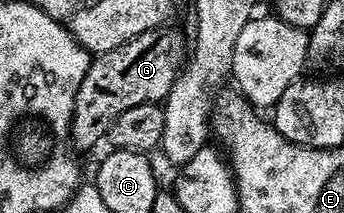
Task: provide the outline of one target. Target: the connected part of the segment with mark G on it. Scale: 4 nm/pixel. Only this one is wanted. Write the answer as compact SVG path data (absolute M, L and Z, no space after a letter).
M170 28L140 32L140 36L120 44L120 48L112 48L108 52L91 57L88 72L84 72L84 80L80 80L80 88L76 92L70 121L70 141L75 151L90 150L101 138L103 141L109 135L112 124L116 116L120 116L120 112L128 112L128 108L136 108L136 104L145 102L161 103L168 96L172 84L183 69L184 58L182 60L181 32L166 29Z

